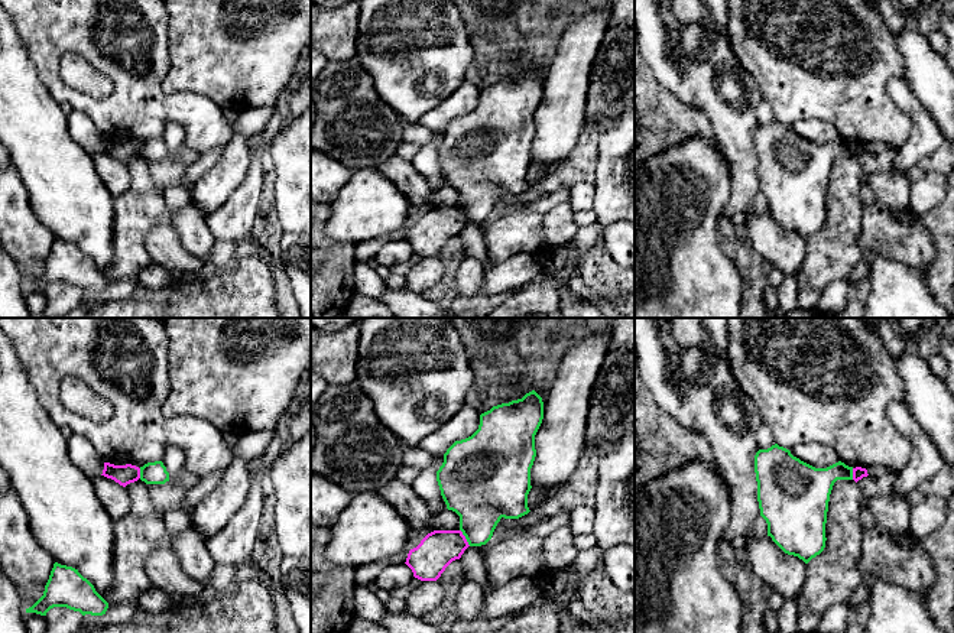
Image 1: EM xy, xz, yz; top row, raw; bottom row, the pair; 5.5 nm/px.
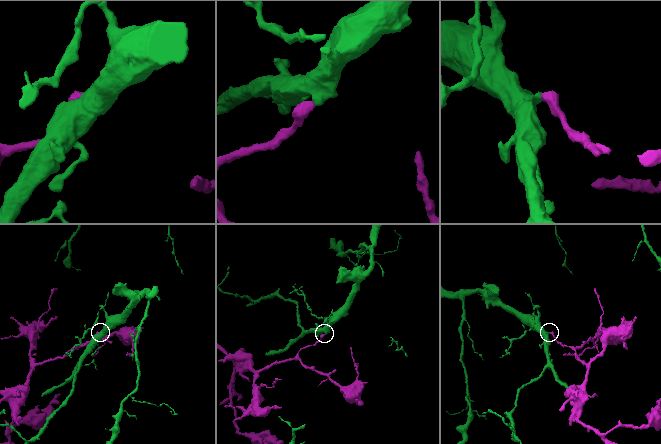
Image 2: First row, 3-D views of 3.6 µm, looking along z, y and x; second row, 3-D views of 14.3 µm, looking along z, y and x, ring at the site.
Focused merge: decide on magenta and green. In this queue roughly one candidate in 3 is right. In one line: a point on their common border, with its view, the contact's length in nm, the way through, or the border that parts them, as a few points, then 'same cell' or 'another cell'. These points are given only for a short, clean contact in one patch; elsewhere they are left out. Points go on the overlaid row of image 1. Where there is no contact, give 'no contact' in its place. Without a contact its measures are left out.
xz (464, 538) | 110 nm | along xz (460, 529), (470, 545) | another cell

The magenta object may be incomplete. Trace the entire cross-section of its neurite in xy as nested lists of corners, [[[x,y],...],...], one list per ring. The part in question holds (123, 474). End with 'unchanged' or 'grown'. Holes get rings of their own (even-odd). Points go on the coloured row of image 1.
[[[104,462],[101,475],[111,478],[120,486],[126,487],[127,484],[134,483],[140,478],[140,468],[132,464],[114,465],[110,462]]] | unchanged

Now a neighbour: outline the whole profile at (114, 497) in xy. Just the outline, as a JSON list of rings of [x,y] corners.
[[[104,475],[91,480],[98,500],[111,516],[113,522],[129,513],[132,501],[126,487]]]

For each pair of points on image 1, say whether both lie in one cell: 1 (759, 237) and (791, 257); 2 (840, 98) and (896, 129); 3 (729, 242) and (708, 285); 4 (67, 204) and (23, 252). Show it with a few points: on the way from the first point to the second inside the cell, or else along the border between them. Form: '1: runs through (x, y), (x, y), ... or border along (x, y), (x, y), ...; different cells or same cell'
1: runs through (766, 237), (784, 250); same cell
2: runs through (854, 101), (866, 113), (882, 119); same cell
3: border along (717, 220), (717, 243), (735, 263), (743, 282); different cells
4: border along (29, 195), (32, 210), (55, 237); different cells

